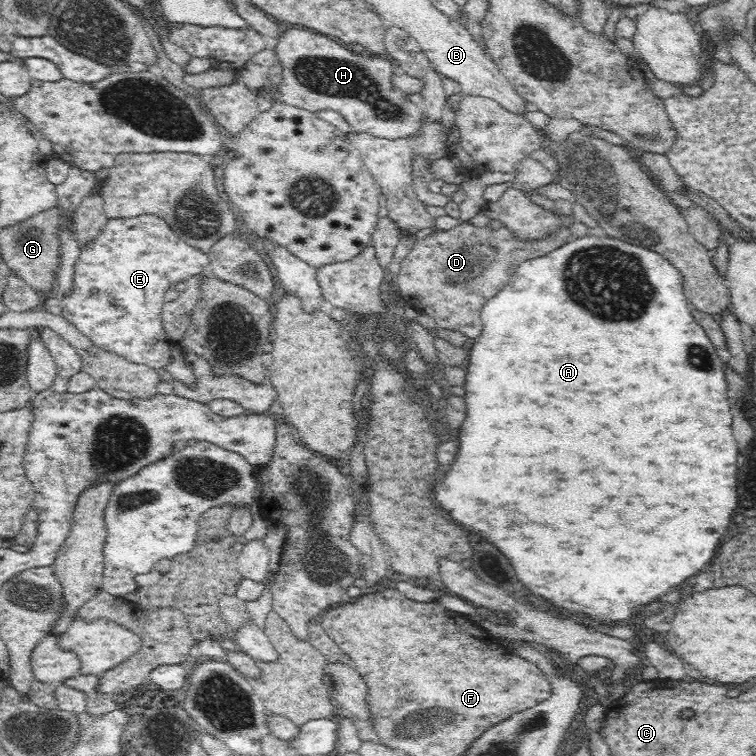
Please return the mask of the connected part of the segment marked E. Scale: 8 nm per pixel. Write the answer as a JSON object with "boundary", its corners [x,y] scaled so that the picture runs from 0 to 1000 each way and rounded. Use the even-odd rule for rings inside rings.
{"boundary":[[[204,283],[181,284],[175,288],[144,290],[119,320],[104,325],[106,333],[97,354],[97,382],[81,393],[81,417],[112,442],[127,458],[161,471],[172,479],[189,481],[202,488],[216,489],[226,478],[225,458],[180,458],[180,455],[209,455],[222,450],[216,434],[213,410],[218,389],[237,372],[257,362],[274,361],[275,337],[243,320],[228,300],[212,286]]]}

